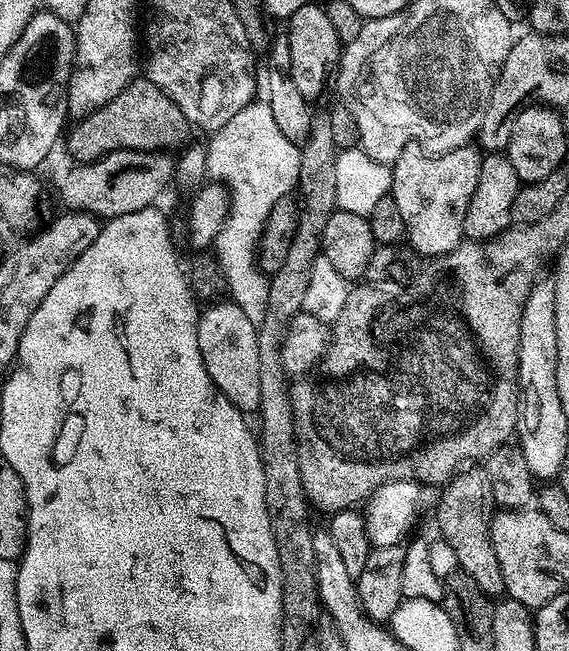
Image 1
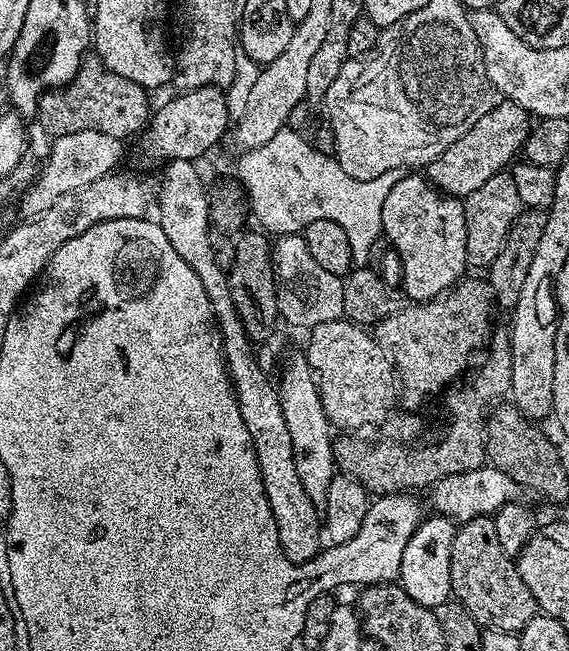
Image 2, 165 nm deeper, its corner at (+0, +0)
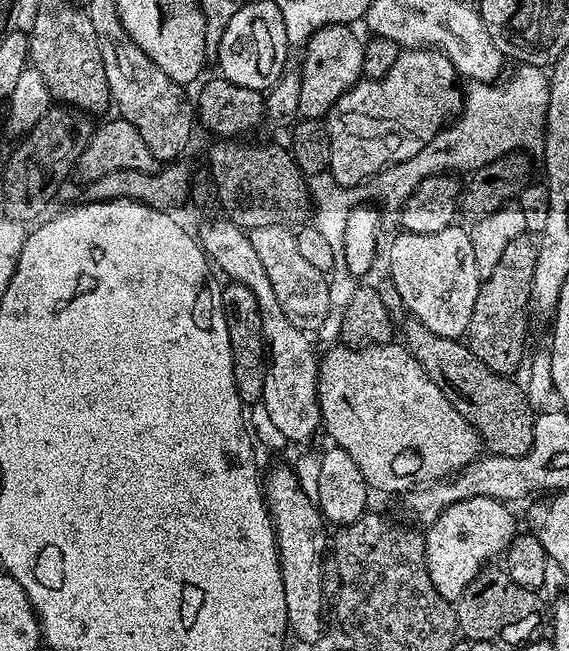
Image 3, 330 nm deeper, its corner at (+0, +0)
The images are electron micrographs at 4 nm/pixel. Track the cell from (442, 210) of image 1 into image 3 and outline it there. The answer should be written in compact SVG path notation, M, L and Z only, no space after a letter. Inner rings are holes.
M455 222L433 232L397 231L397 236L388 244L386 267L393 284L402 296L405 309L415 319L421 320L434 334L451 340L463 337L470 326L470 314L474 314L474 302L478 298L481 275L478 266L472 263L472 237L469 229L459 228Z

